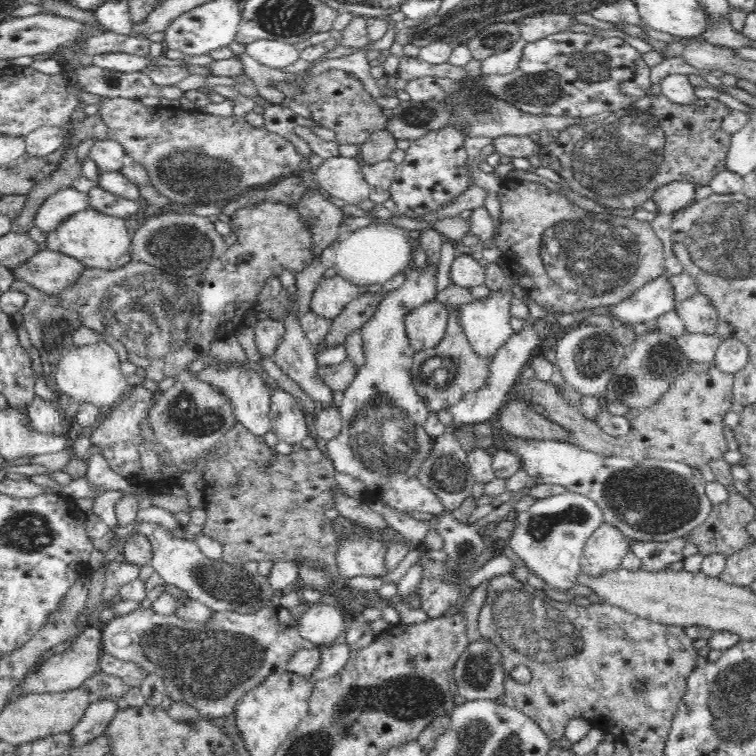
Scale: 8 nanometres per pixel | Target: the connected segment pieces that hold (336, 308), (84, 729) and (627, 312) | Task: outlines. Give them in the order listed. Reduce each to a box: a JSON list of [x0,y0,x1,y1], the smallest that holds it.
[[311,275,359,320],[71,700,118,746],[606,273,675,325]]

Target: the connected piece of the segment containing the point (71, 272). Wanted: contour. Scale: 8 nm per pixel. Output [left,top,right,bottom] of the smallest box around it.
[14,248,86,295]

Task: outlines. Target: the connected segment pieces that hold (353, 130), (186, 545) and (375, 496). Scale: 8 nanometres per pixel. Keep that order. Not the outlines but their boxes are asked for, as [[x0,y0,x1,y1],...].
[[290,70,388,144],[135,522,279,614],[326,264,445,517]]

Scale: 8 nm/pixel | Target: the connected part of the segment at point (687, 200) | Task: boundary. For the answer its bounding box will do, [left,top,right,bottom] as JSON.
[652,182,696,215]

